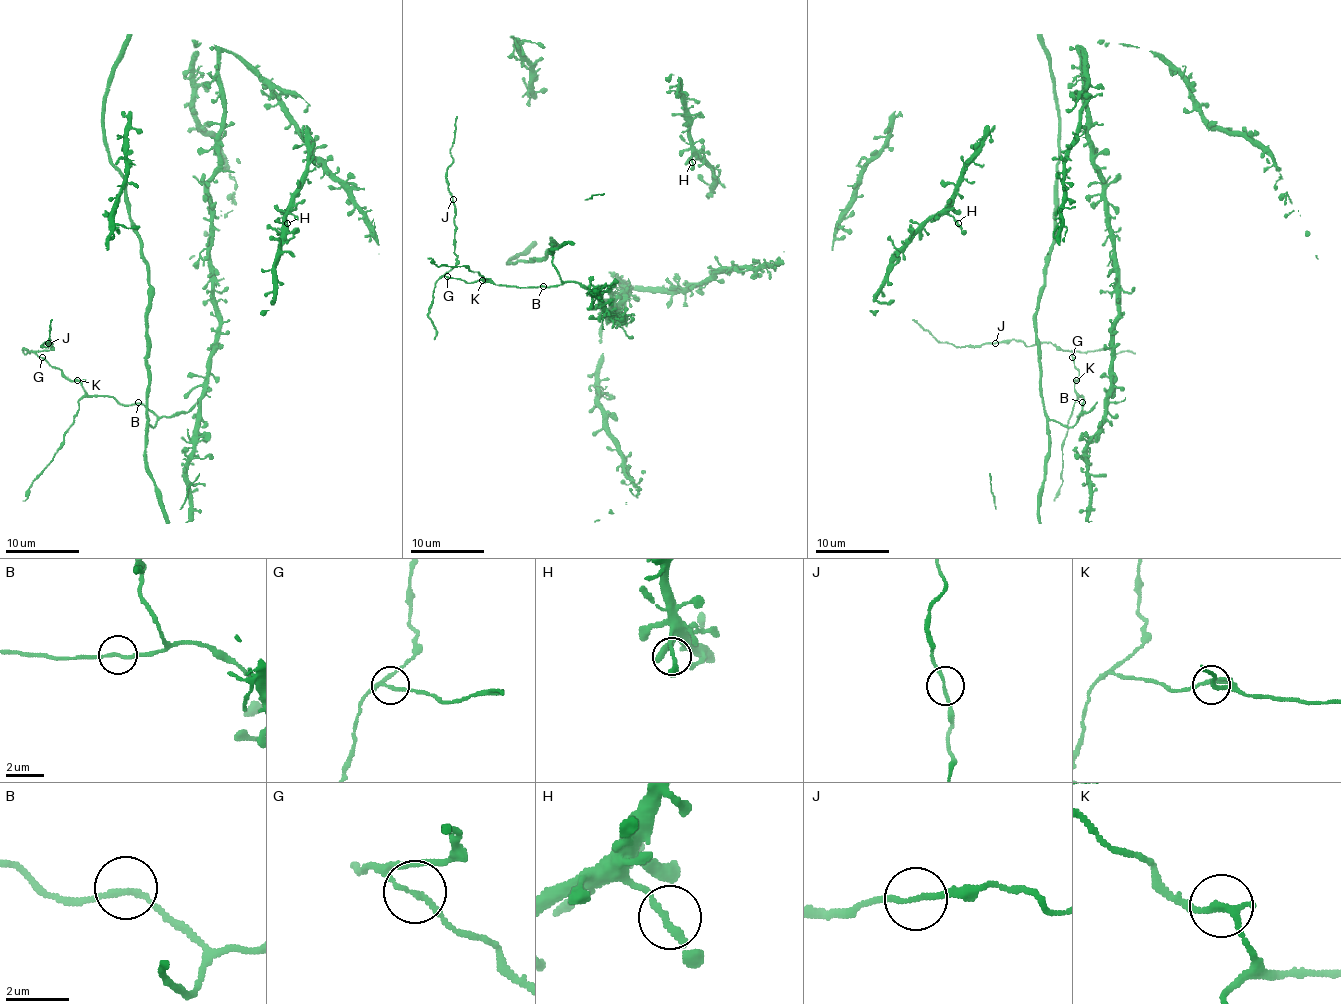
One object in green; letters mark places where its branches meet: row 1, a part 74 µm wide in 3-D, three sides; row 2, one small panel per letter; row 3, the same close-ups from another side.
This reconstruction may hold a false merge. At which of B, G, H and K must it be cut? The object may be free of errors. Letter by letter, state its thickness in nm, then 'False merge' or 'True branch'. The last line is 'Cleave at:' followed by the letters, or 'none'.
B: Thickness 170 nm. True branch
G: Thickness 150 nm. False merge
H: Thickness 190 nm. True branch
K: Thickness 200 nm. True branch
Cleave at: G

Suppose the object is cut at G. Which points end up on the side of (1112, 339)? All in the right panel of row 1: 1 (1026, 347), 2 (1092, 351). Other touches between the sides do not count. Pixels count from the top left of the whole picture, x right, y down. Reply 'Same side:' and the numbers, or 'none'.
Same side: none

